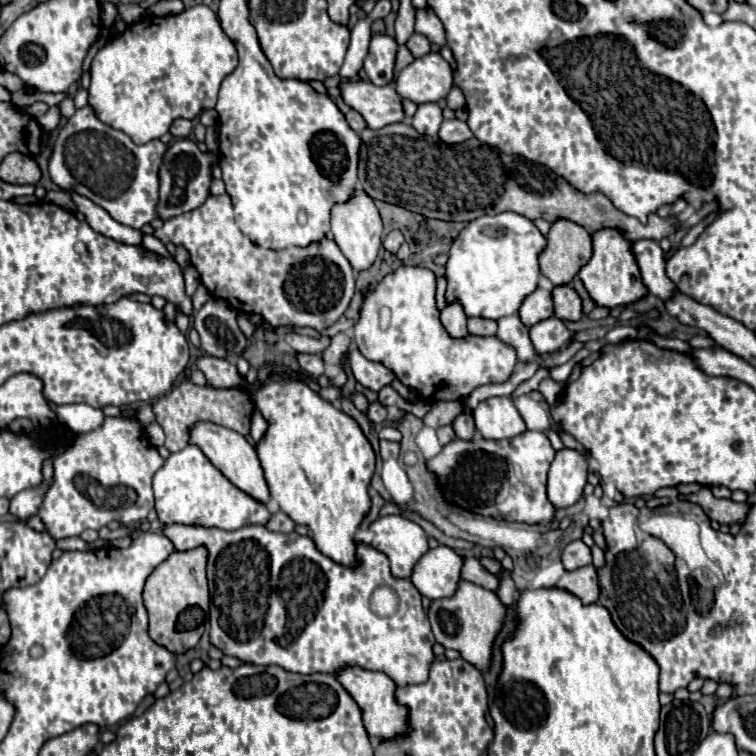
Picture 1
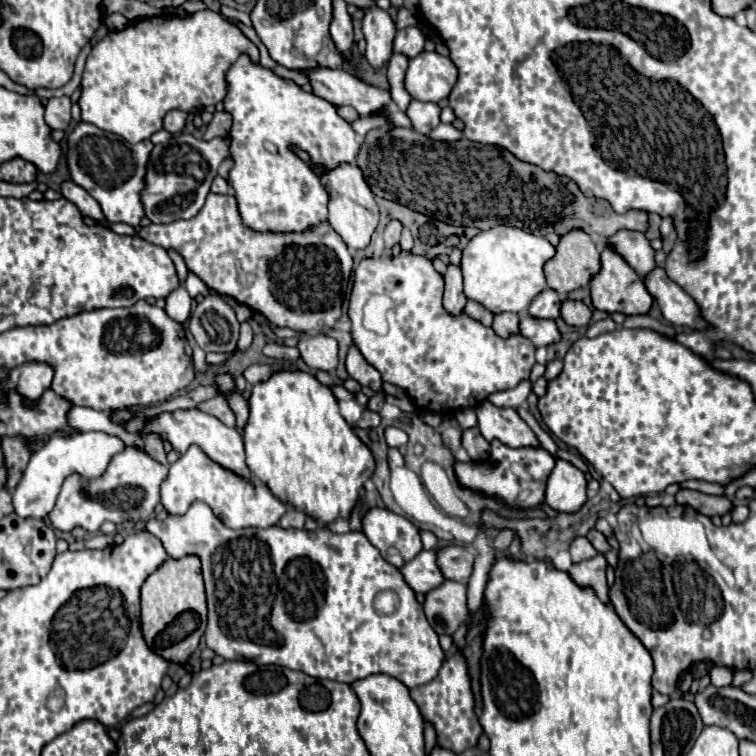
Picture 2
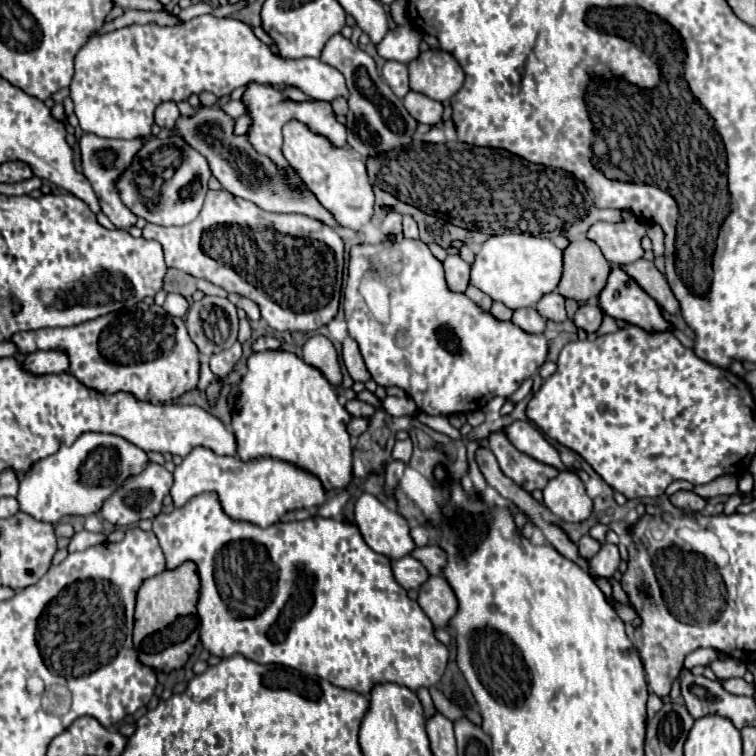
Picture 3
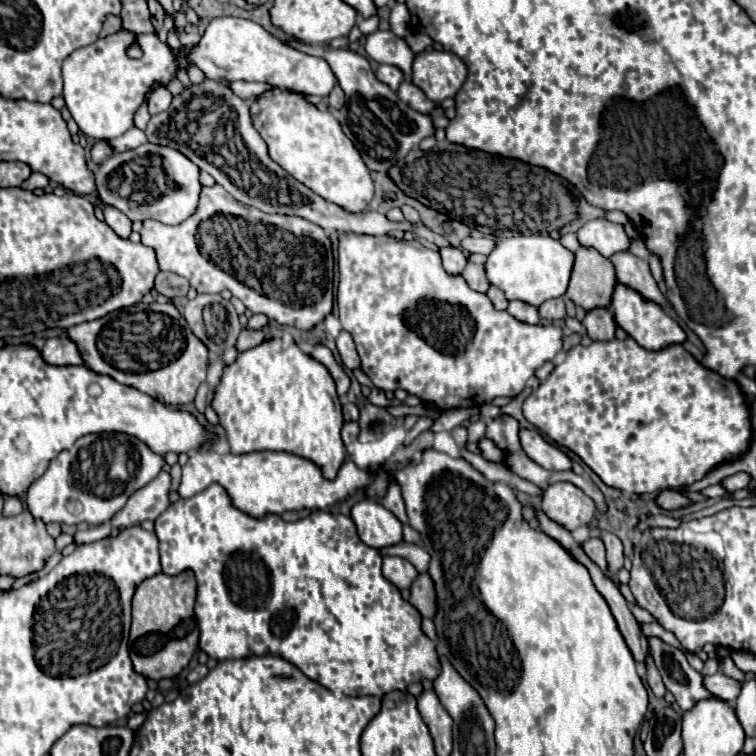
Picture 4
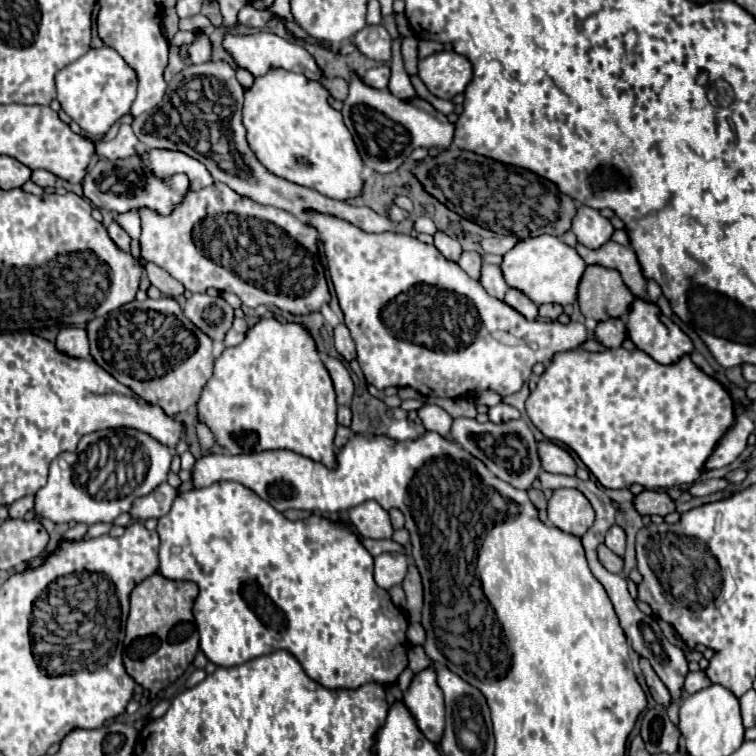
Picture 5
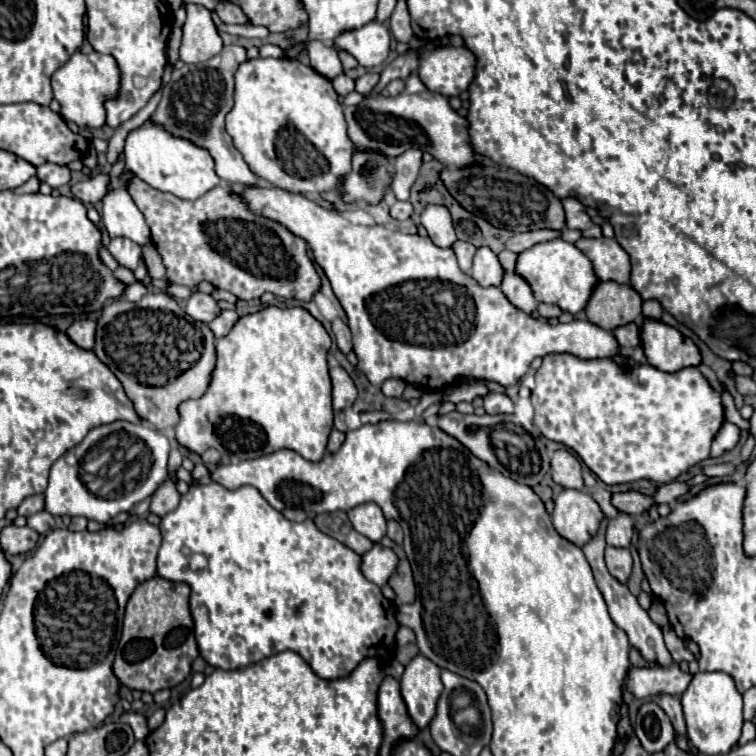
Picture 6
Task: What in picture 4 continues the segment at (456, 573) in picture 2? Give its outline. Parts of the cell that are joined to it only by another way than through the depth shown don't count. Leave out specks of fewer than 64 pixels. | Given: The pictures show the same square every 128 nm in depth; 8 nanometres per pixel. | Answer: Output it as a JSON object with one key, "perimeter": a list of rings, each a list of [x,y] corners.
{"perimeter":[[[400,542],[400,544],[394,544],[394,546],[388,546],[388,548],[380,548],[380,554],[382,556],[400,556],[404,560],[410,560],[410,564],[414,564],[414,568],[418,572],[426,572],[428,568],[428,562],[430,562],[430,555],[428,552],[424,554],[426,550],[407,542]]]}

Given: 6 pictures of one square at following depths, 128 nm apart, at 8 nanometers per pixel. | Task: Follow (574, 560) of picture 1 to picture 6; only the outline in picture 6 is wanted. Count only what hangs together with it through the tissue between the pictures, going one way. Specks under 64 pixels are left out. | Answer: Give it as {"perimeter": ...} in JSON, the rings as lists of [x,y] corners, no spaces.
{"perimeter":[[[606,546],[606,566],[608,566],[608,572],[616,580],[626,584],[628,578],[632,576],[632,554],[630,554],[630,550]]]}

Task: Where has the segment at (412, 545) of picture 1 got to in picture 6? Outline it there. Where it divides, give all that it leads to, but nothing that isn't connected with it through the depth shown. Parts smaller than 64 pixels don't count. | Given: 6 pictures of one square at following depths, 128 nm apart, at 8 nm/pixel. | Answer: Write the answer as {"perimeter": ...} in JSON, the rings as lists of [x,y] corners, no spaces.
{"perimeter":[[[374,502],[348,510],[348,518],[354,530],[372,542],[380,542],[380,538],[386,534],[386,520],[382,516],[382,510]]]}

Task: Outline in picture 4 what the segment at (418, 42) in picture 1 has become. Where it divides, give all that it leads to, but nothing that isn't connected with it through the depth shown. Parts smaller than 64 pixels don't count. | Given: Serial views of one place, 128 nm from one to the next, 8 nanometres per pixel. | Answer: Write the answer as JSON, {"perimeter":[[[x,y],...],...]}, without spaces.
{"perimeter":[[[376,30],[366,36],[366,54],[380,62],[380,64],[392,64],[404,72],[404,76],[412,76],[412,60],[414,54],[408,48],[408,44],[394,36],[390,30]]]}

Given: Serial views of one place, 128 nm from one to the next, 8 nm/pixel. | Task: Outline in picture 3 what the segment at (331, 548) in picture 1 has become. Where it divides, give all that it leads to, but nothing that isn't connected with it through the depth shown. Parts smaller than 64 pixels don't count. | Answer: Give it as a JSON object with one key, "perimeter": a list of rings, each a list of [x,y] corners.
{"perimeter":[[[288,350],[254,352],[246,360],[246,368],[248,368],[246,374],[238,384],[238,396],[232,412],[232,430],[236,436],[238,458],[252,460],[260,456],[270,456],[270,458],[286,460],[316,474],[322,486],[330,492],[338,488],[346,488],[352,478],[352,448],[350,448],[350,436],[346,432],[346,424],[350,422],[352,416],[338,402],[338,394],[328,384],[328,380],[324,380],[324,374]]]}

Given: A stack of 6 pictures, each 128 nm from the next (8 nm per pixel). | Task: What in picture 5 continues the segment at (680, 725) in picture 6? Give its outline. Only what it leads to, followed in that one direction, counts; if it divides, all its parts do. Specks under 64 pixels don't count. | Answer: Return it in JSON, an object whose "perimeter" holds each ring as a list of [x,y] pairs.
{"perimeter":[[[640,658],[640,668],[642,668],[644,676],[646,676],[646,684],[648,684],[648,688],[650,688],[652,698],[654,698],[660,706],[668,708],[668,706],[674,702],[674,698],[672,698],[672,694],[668,692],[668,688],[666,688],[666,686],[662,684],[662,680],[656,676],[656,672],[654,672],[652,666],[648,664],[648,660]]]}

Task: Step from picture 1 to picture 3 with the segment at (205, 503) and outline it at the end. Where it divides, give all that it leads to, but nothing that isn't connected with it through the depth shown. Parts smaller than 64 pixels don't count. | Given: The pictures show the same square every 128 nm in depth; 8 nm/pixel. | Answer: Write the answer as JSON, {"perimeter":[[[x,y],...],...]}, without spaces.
{"perimeter":[[[194,448],[182,460],[182,464],[176,466],[174,486],[170,494],[174,506],[184,506],[192,496],[198,496],[202,492],[216,492],[220,496],[224,512],[230,518],[252,522],[262,528],[276,524],[290,510],[314,508],[330,498],[330,492],[320,484],[320,480],[312,472],[292,462],[268,456],[244,462],[238,456],[218,456],[208,448]]]}

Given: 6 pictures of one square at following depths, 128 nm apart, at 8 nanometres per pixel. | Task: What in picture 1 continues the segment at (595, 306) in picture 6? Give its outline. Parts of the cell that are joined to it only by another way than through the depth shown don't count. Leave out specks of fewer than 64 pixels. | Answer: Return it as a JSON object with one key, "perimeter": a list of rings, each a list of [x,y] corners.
{"perimeter":[[[558,220],[552,224],[546,240],[548,246],[540,254],[540,272],[554,286],[570,284],[592,258],[592,236],[570,220]]]}

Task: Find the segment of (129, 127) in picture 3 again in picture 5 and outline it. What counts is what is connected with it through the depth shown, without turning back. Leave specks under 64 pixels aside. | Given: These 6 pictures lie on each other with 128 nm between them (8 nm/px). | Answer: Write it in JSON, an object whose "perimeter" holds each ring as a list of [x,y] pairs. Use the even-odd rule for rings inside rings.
{"perimeter":[[[258,32],[258,34],[250,34],[250,36],[228,34],[226,40],[222,42],[222,46],[230,52],[234,64],[250,70],[252,76],[262,76],[262,74],[268,72],[268,68],[280,66],[280,68],[290,70],[290,72],[302,72],[312,80],[320,80],[320,68],[316,66],[314,58],[300,44],[294,44],[294,42],[290,42],[286,38],[280,38],[272,32]],[[90,48],[82,58],[56,74],[56,98],[62,110],[88,134],[104,136],[136,98],[136,74],[112,48]]]}

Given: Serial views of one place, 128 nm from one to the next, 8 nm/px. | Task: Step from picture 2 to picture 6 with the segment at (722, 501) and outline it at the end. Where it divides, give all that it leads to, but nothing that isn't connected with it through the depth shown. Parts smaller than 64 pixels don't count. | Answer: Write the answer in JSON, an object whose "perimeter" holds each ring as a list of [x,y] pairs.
{"perimeter":[[[630,490],[630,492],[612,494],[612,504],[614,504],[614,508],[618,512],[640,516],[640,514],[644,514],[652,506],[652,498],[646,496],[646,494],[636,492],[636,490]]]}

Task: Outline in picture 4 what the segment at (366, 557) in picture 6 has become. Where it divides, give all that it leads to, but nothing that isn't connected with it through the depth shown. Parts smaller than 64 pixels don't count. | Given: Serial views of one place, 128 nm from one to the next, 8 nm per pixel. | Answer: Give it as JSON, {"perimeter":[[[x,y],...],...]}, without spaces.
{"perimeter":[[[386,556],[382,562],[382,574],[388,582],[392,582],[396,588],[410,588],[412,580],[418,576],[416,568],[398,556]]]}

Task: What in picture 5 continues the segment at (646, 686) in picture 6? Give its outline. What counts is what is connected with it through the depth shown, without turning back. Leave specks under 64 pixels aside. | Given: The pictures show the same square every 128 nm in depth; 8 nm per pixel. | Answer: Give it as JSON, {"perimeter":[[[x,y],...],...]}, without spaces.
{"perimeter":[[[688,672],[688,676],[684,678],[684,694],[694,694],[706,686],[710,686],[712,682],[706,678],[706,674],[700,672]]]}

